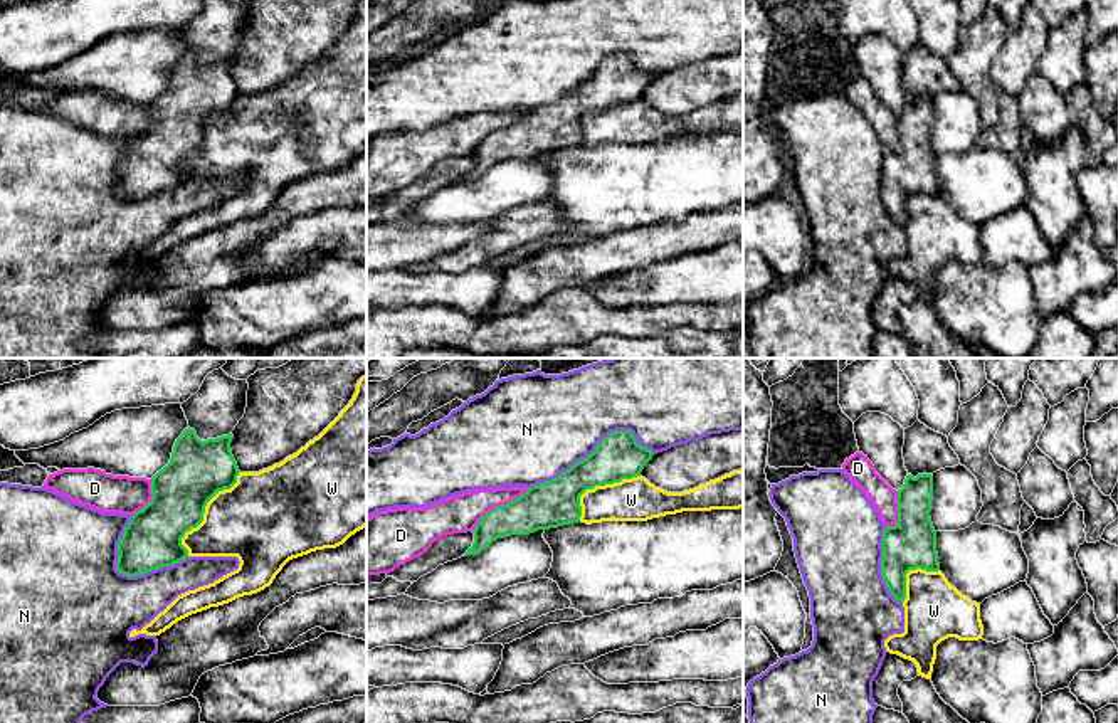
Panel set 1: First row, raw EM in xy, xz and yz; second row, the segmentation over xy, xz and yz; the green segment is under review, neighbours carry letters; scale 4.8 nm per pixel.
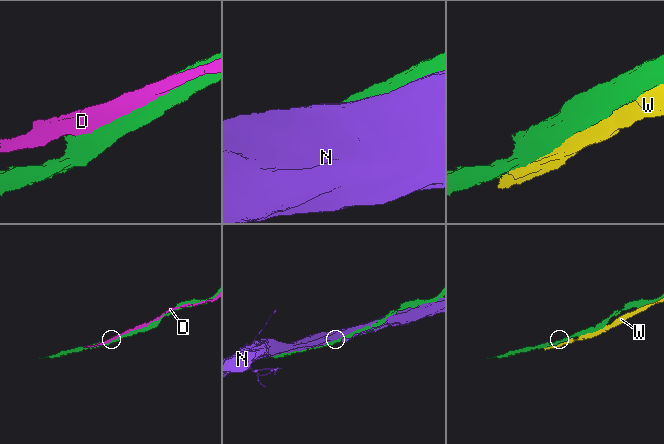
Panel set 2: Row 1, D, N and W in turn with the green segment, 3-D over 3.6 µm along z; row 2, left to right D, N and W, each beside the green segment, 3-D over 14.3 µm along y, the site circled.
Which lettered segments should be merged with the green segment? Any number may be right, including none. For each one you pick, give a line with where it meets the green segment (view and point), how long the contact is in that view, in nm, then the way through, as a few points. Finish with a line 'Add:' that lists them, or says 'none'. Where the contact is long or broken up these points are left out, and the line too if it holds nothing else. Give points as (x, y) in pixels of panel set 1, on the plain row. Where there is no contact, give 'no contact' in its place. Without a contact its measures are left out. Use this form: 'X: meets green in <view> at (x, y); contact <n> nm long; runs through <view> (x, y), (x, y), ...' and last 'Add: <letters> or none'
D: meets green in xz at (501, 128); contact 360 nm long
Add: D

